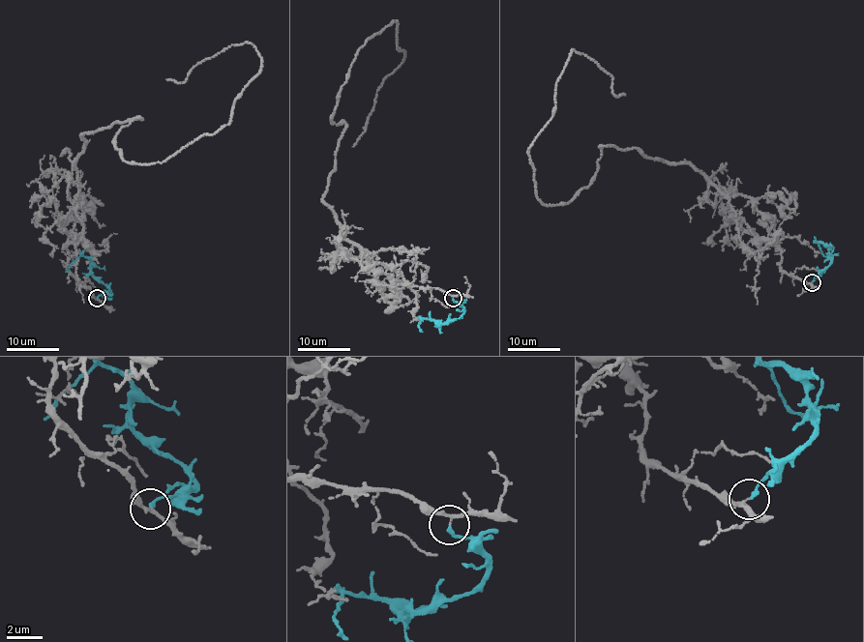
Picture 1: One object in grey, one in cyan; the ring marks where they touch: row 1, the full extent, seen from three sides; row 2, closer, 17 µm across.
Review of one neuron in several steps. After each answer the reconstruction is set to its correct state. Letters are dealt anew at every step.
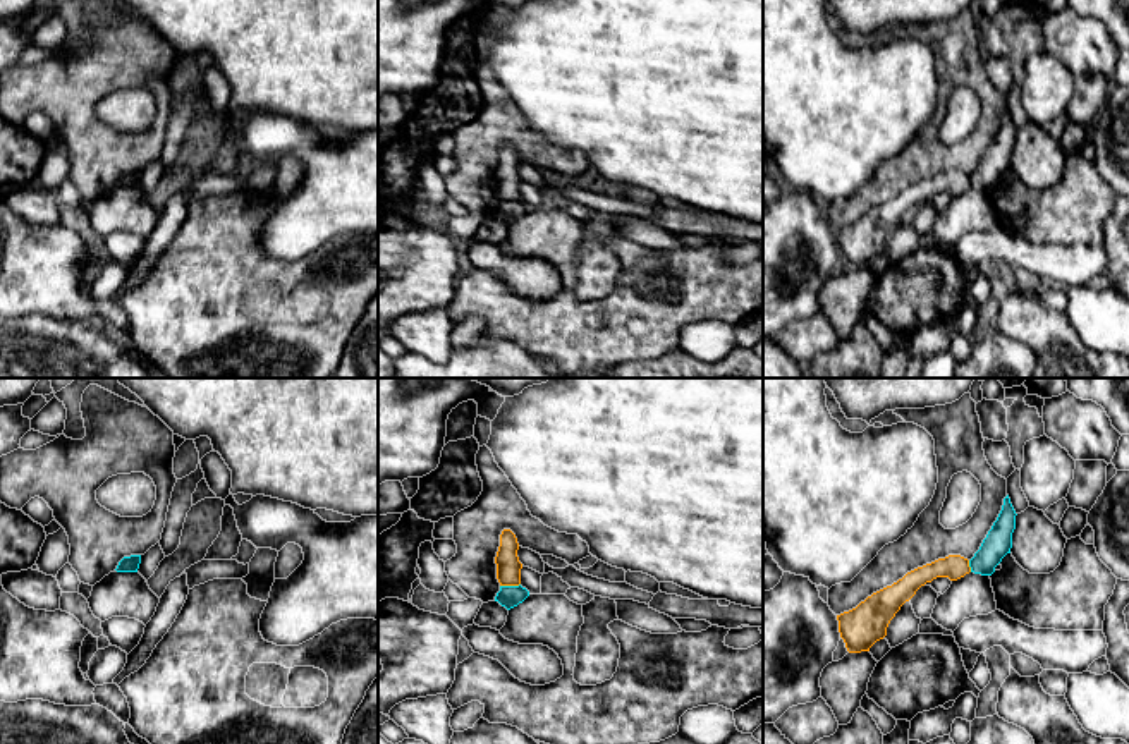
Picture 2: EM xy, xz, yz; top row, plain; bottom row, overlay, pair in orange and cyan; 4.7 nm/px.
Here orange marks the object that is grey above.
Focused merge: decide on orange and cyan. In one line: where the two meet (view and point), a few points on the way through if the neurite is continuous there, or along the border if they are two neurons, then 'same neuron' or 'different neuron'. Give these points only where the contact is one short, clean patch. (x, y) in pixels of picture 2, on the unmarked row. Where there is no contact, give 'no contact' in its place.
xz (509, 200) | along xz (519, 198), (500, 201) | different neuron

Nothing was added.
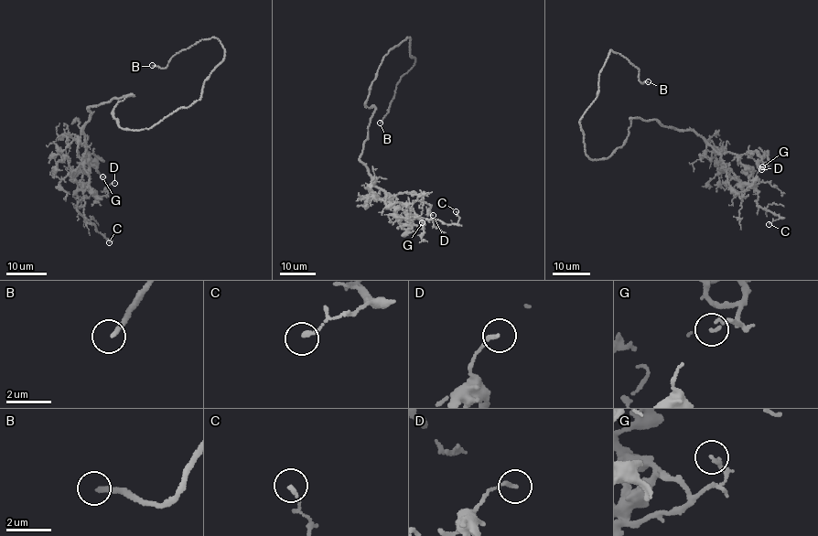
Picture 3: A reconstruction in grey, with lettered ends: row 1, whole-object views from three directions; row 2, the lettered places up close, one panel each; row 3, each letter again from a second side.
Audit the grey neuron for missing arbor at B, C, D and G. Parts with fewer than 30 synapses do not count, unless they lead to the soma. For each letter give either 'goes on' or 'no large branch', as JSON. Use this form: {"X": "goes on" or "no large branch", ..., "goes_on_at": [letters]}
{"B": "goes on", "C": "no large branch", "D": "no large branch", "G": "no large branch", "goes_on_at": ["B"]}

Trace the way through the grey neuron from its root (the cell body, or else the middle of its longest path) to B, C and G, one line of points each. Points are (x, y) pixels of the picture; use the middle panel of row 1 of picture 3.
B: (365, 101), (382, 58), (409, 37), (409, 56), (414, 58), (414, 63), (399, 80), (390, 109), (380, 123)
C: (365, 101), (366, 107), (374, 106), (374, 112), (360, 161), (395, 207), (398, 218), (456, 224), (456, 211)
G: (365, 101), (366, 107), (374, 106), (374, 112), (360, 161), (398, 215), (419, 228), (424, 225), (422, 222)

